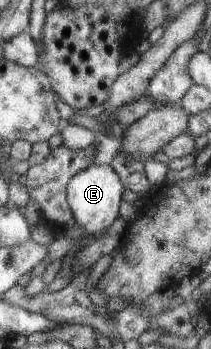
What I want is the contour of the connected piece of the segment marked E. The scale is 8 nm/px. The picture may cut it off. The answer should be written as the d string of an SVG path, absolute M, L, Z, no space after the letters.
M108 163L102 165L92 164L90 167L76 172L70 180L68 180L68 183L65 185L65 198L72 212L73 220L76 225L81 227L86 236L93 235L97 237L114 221L114 218L119 216L122 191L122 182L120 182L120 178L118 178Z

